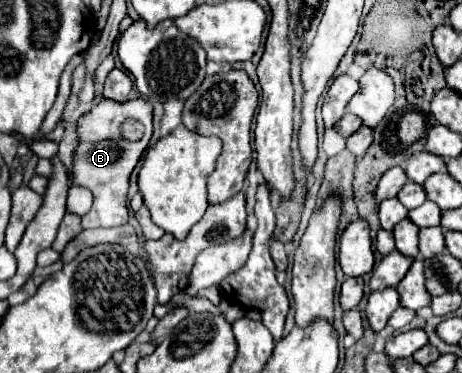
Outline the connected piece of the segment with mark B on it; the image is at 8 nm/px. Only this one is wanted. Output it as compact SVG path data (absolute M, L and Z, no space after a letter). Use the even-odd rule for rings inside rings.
M102 98L86 116L78 120L80 146L74 158L74 184L86 186L94 194L94 204L88 214L82 216L82 228L112 228L128 222L128 180L142 152L152 138L152 104L144 98L134 98L118 104L110 98ZM124 126L140 126L136 136L128 140L122 134Z

